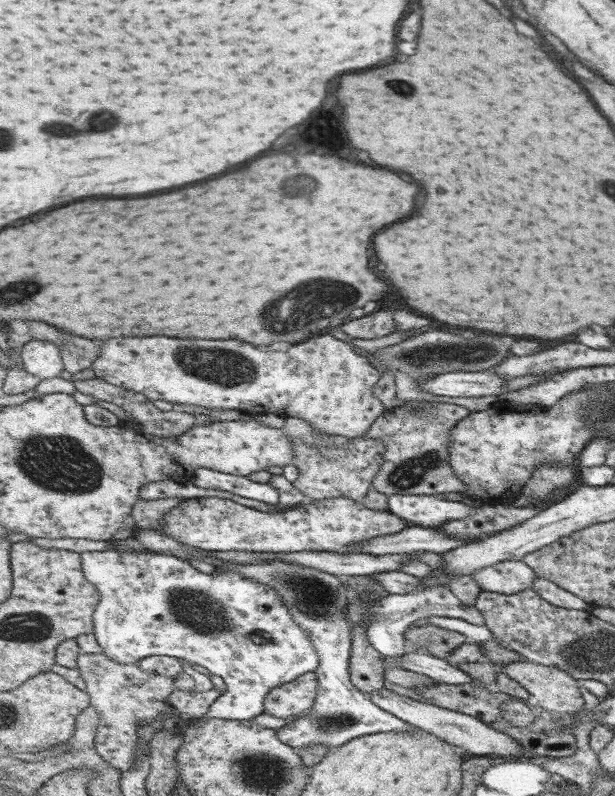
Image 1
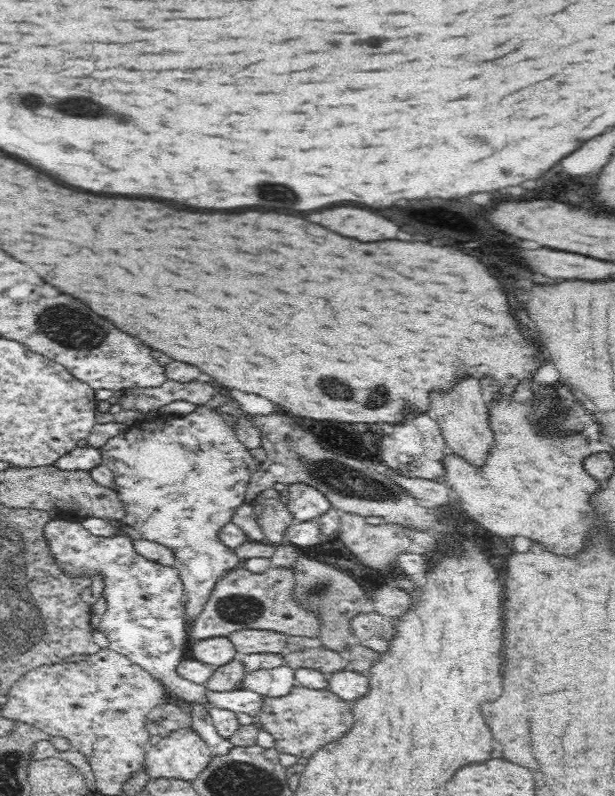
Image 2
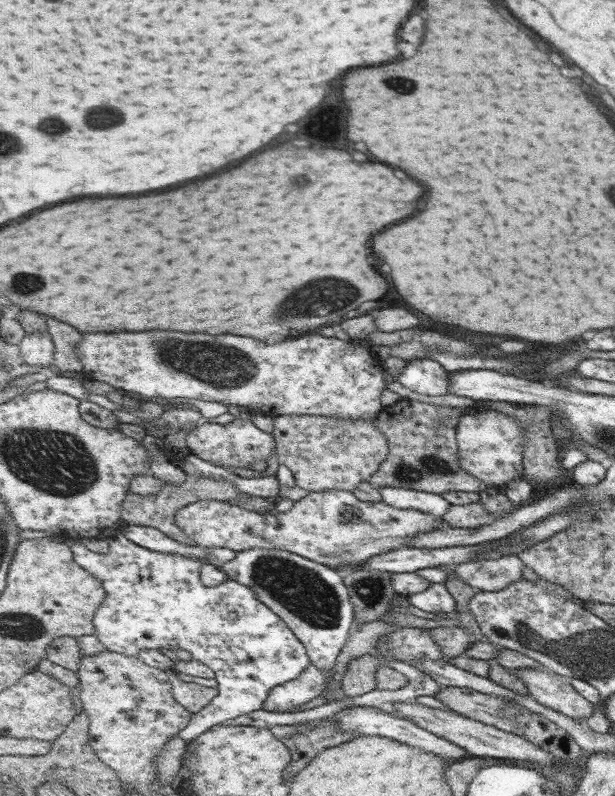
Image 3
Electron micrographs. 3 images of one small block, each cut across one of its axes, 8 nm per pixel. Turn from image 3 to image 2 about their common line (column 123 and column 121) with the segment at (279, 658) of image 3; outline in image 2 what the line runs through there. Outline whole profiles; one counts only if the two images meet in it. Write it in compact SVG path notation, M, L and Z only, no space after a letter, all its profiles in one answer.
M52 519L46 523L43 533L51 553L65 572L75 574L75 576L89 574L93 579L98 574L103 577L103 596L107 602L107 610L102 616L99 628L108 639L108 648L127 656L134 664L150 672L154 679L164 683L166 687L171 689L169 692L179 699L190 705L198 704L202 706L207 711L209 718L212 719L212 724L216 727L218 734L226 739L230 738L240 726L237 714L214 707L212 702L208 701L208 691L203 685L186 681L176 672L178 664L182 661L184 648L186 648L186 630L188 626L187 616L185 615L185 592L178 569L174 566L162 566L157 562L144 558L144 556L140 556L133 547L133 540L127 535L100 536L92 534L82 526L82 523L73 520Z

